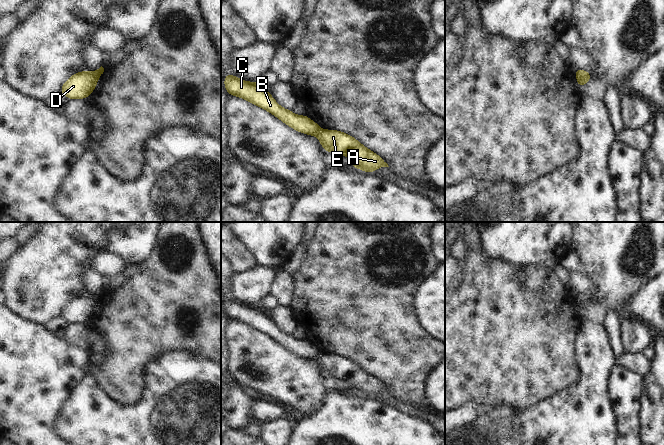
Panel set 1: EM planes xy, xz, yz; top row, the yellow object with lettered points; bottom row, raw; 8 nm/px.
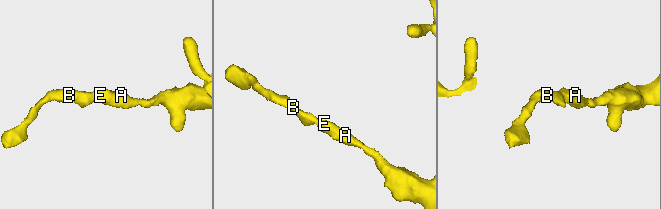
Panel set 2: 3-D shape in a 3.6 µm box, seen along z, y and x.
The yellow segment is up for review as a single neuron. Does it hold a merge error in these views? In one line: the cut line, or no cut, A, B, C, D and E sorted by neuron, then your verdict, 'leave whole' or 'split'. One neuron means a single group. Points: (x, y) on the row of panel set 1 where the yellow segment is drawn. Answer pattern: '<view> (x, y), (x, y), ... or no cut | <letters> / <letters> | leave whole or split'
xz (321, 129), (316, 135) | A E / B C D | split

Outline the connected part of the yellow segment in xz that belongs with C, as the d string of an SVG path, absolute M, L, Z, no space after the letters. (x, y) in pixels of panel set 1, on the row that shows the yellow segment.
M227 73L224 85L227 94L243 98L265 109L298 132L312 136L317 135L321 130L319 125L305 114L298 116L292 111L282 108L259 82L247 82Z

